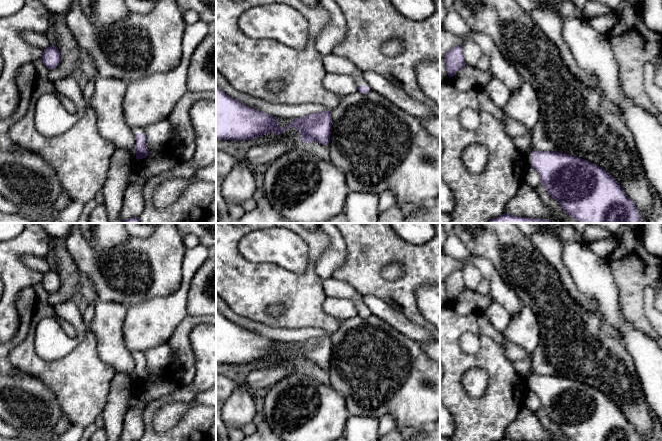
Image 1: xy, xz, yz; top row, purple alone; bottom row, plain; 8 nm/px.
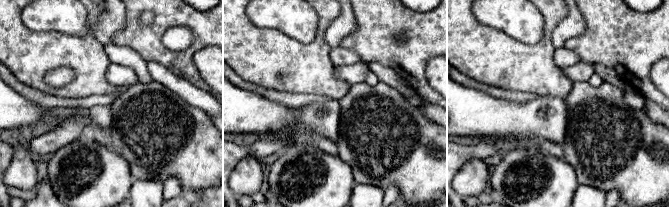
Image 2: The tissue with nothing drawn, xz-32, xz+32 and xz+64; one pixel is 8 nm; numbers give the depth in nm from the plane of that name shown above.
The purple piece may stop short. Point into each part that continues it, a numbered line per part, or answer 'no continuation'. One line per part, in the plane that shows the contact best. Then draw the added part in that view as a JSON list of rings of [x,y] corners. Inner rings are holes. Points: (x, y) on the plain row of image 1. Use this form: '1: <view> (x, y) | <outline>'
1: yz (528, 380) | [[[531,367],[531,370],[529,372],[529,374],[527,375],[526,379],[525,379],[525,382],[526,382],[526,385],[527,385],[527,389],[528,390],[532,390],[532,376],[534,375],[534,372],[533,372],[533,369]]]

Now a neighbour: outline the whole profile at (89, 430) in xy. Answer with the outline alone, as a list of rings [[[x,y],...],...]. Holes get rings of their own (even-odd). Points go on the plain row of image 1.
[[[94,423],[87,426],[84,430],[84,433],[79,441],[89,441],[92,434],[97,430],[97,427]]]

